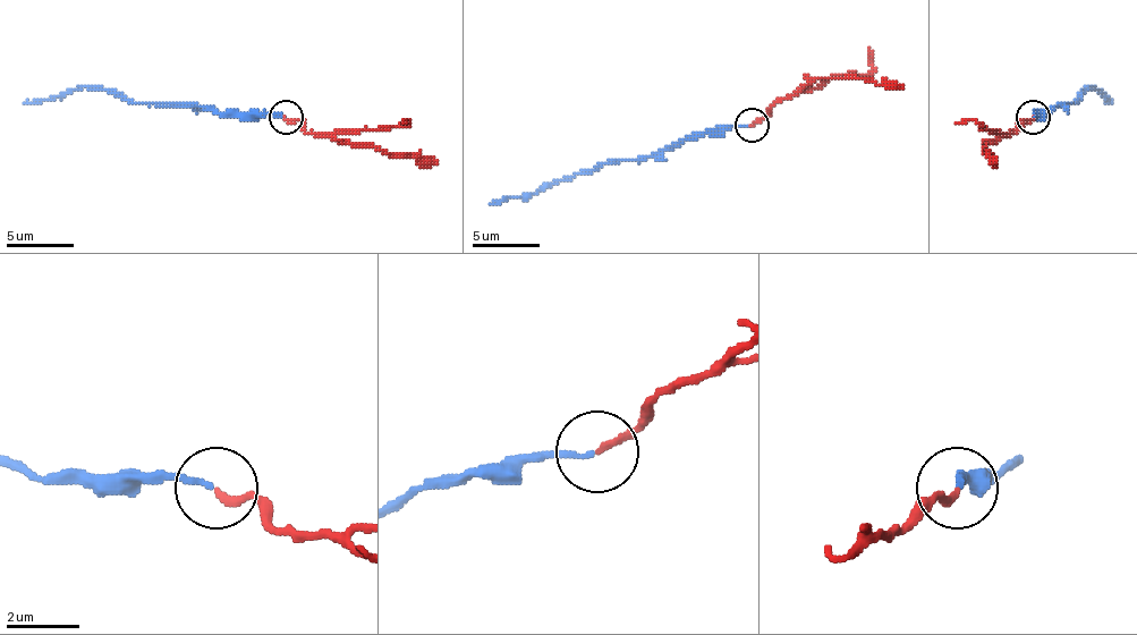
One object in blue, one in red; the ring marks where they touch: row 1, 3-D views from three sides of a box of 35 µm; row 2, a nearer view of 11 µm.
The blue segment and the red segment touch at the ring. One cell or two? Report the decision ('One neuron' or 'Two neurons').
Two neurons

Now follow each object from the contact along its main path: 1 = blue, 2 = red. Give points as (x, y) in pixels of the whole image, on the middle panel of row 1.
1: (751, 126), (717, 126), (679, 140), (648, 157), (597, 163), (591, 170), (490, 204)
2: (751, 126), (764, 119), (774, 106), (798, 95), (819, 78), (872, 78), (902, 89)

